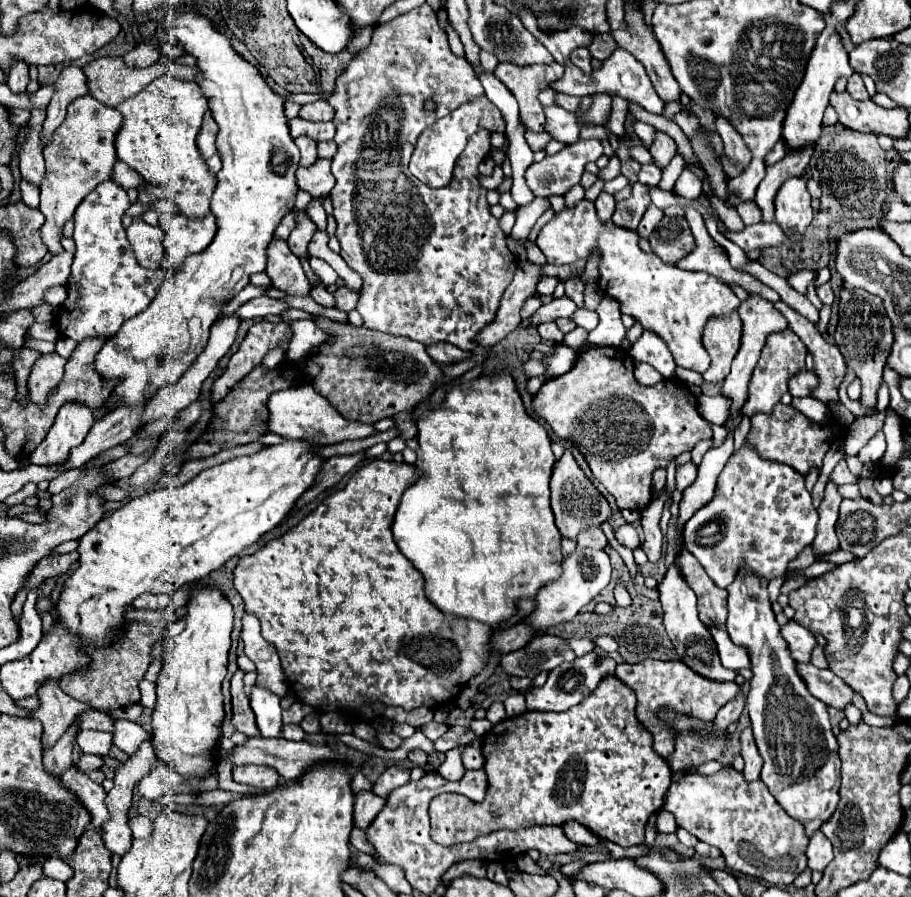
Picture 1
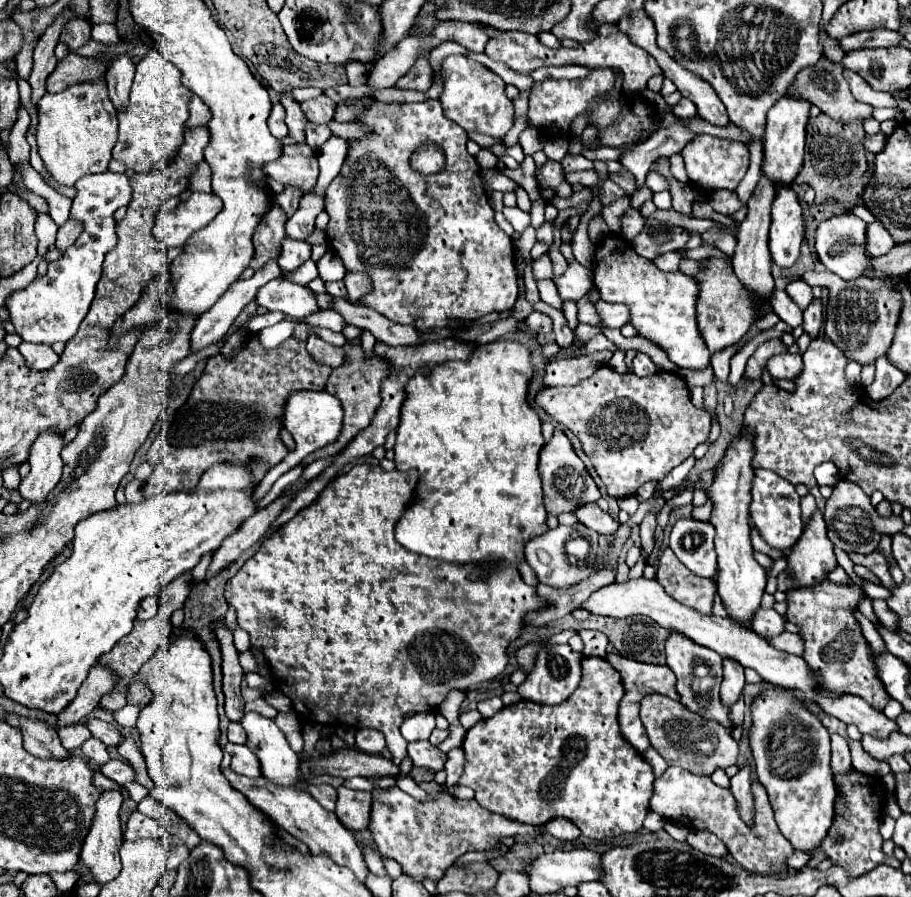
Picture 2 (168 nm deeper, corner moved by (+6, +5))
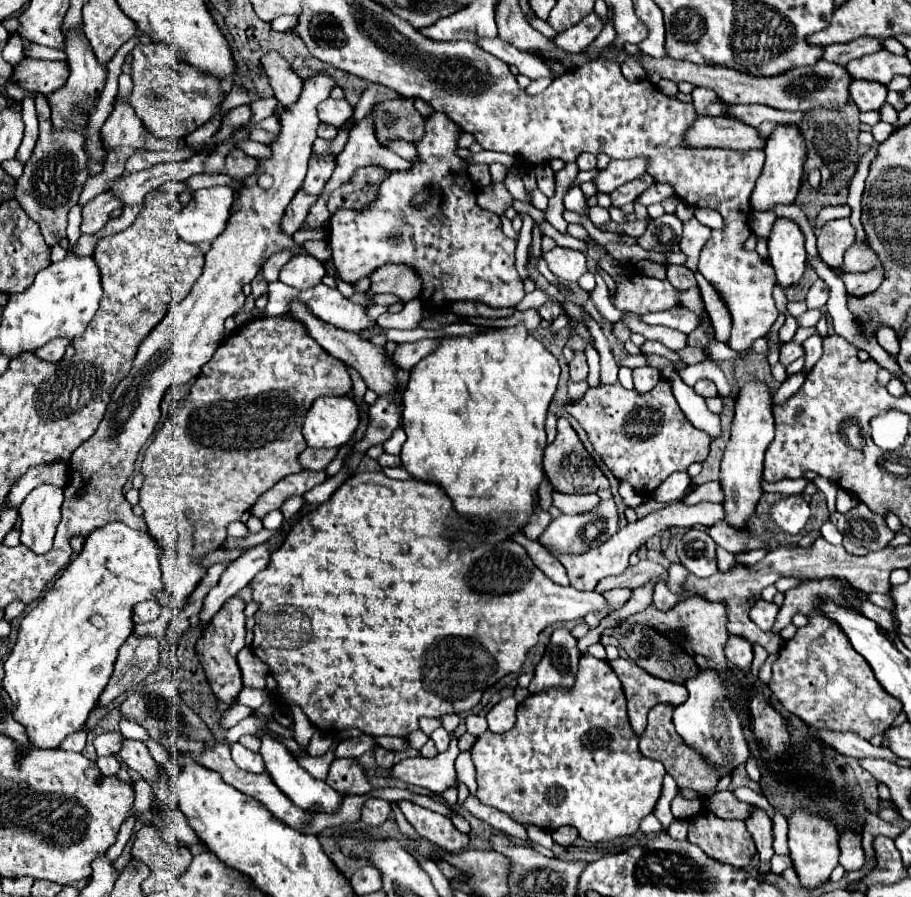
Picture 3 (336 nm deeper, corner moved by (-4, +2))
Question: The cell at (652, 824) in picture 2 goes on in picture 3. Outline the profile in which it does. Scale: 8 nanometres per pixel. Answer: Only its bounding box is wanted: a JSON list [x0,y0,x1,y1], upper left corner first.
[640,813,662,835]

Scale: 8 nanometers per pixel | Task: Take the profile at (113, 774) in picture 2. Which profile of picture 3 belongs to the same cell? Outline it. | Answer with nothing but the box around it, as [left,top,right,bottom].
[96,757,120,775]

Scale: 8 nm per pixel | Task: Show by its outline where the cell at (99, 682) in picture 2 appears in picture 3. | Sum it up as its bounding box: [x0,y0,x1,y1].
[98,633,160,705]

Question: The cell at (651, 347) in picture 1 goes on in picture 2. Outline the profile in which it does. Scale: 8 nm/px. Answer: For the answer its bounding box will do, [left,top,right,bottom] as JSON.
[634,352,658,376]

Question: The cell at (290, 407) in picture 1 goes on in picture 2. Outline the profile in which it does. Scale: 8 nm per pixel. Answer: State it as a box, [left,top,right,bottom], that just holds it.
[284,390,342,456]

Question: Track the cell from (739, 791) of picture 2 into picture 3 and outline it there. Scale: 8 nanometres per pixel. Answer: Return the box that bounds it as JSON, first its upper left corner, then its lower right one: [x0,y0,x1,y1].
[746,809,774,875]

